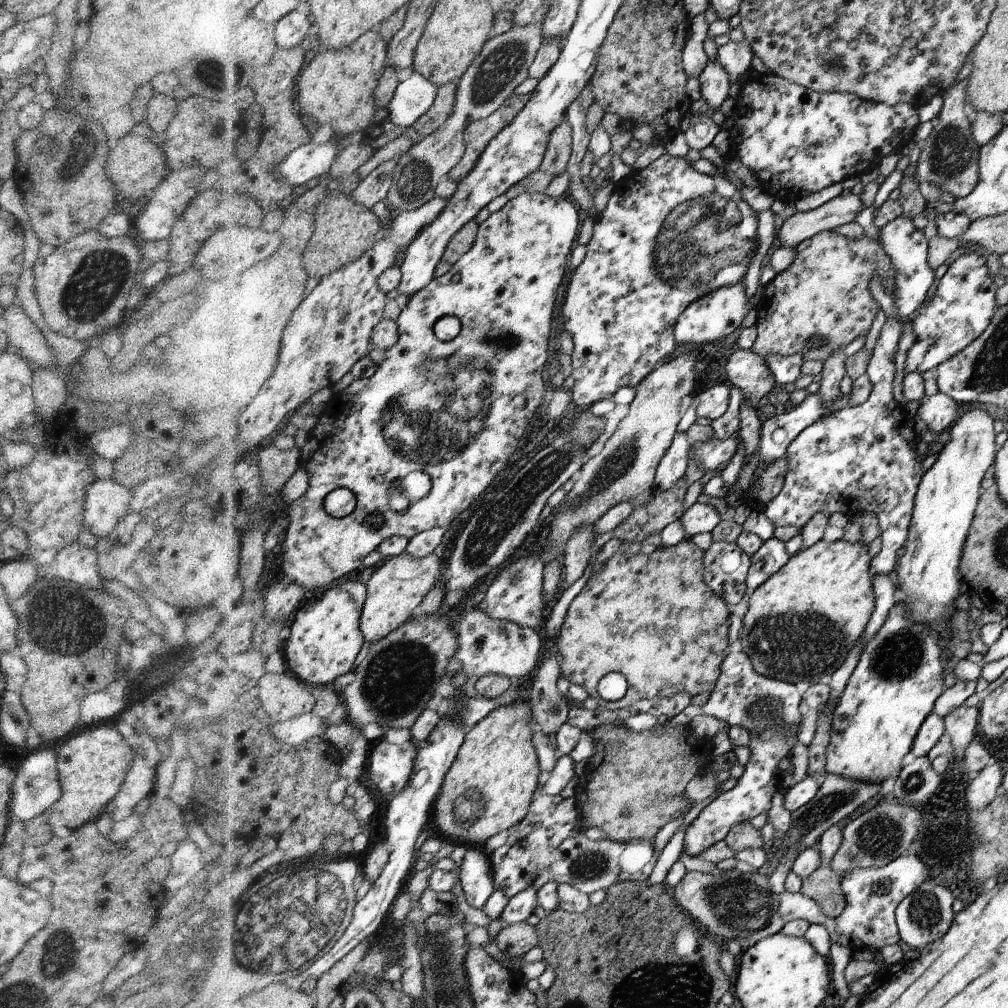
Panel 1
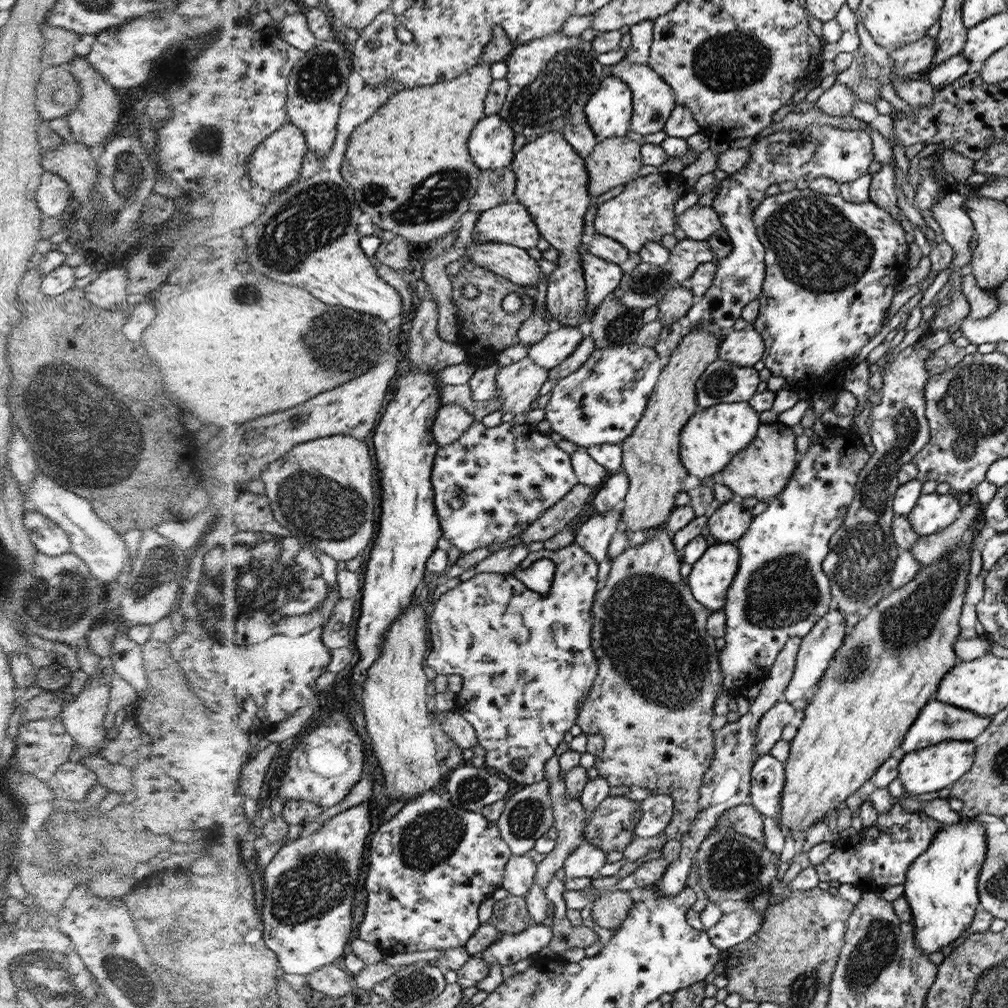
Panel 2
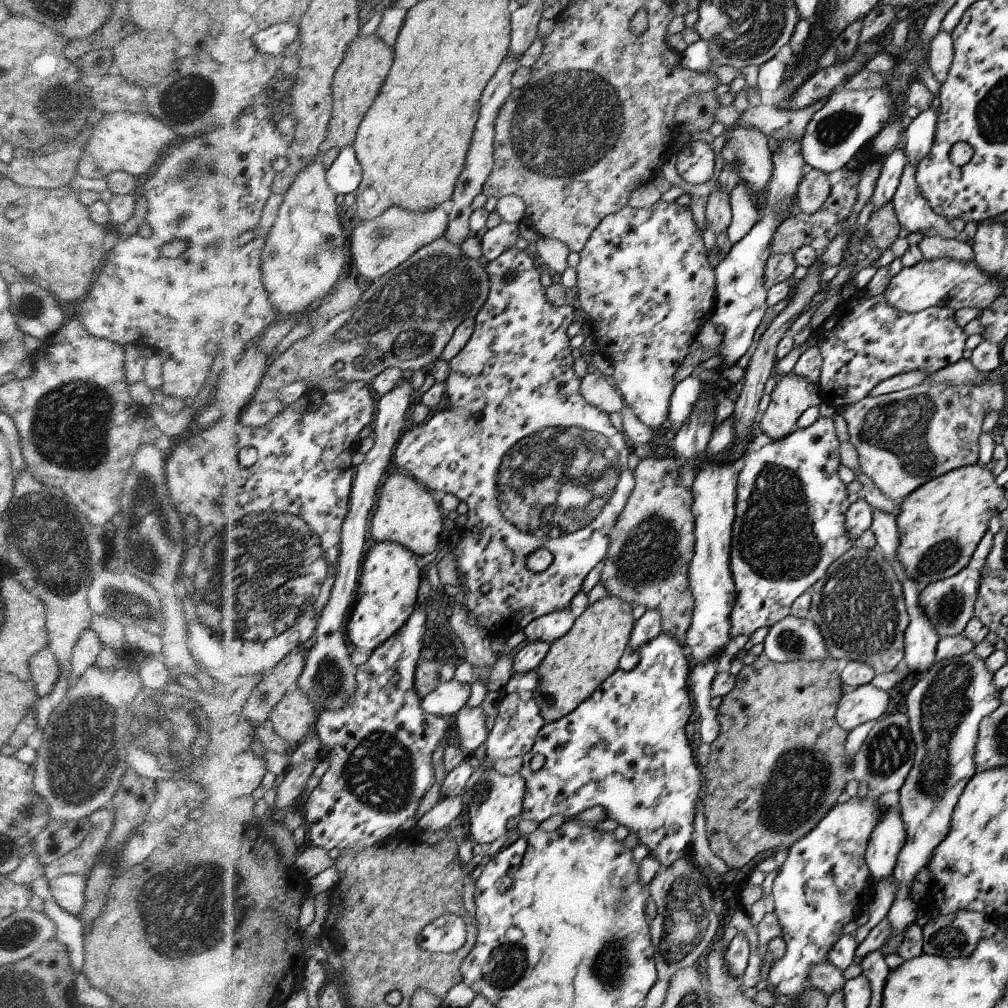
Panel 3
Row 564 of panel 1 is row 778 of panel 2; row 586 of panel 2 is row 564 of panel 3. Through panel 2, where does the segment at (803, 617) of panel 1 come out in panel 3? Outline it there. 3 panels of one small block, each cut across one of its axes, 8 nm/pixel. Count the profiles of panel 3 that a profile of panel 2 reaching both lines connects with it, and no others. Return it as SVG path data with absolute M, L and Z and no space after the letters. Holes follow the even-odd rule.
M974 464L930 480L899 503L896 525L900 546L896 558L904 566L908 578L918 582L918 590L962 571L986 534L988 522L996 514L1002 498L1004 490L998 488L988 466Z

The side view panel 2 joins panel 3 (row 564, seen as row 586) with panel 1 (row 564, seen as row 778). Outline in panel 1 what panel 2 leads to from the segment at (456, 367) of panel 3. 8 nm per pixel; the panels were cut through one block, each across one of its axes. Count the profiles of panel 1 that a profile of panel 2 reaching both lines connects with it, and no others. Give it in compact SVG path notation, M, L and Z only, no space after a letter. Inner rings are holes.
M534 554L530 558L521 558L516 562L512 562L512 564L508 564L508 566L504 564L504 566L500 567L500 570L497 570L489 578L490 583L483 597L480 597L481 603L478 605L478 608L488 613L488 616L491 616L493 619L507 620L521 627L538 629L545 621L549 611L547 607L550 605L546 604L544 602L545 598L542 597L542 569L544 565L542 556L538 554Z

